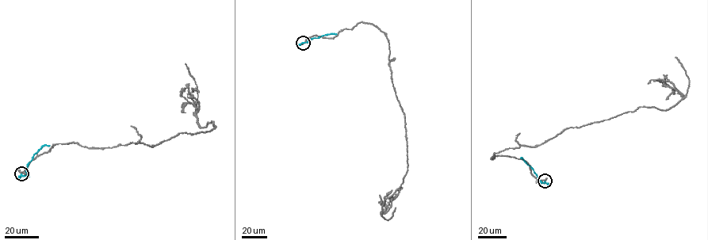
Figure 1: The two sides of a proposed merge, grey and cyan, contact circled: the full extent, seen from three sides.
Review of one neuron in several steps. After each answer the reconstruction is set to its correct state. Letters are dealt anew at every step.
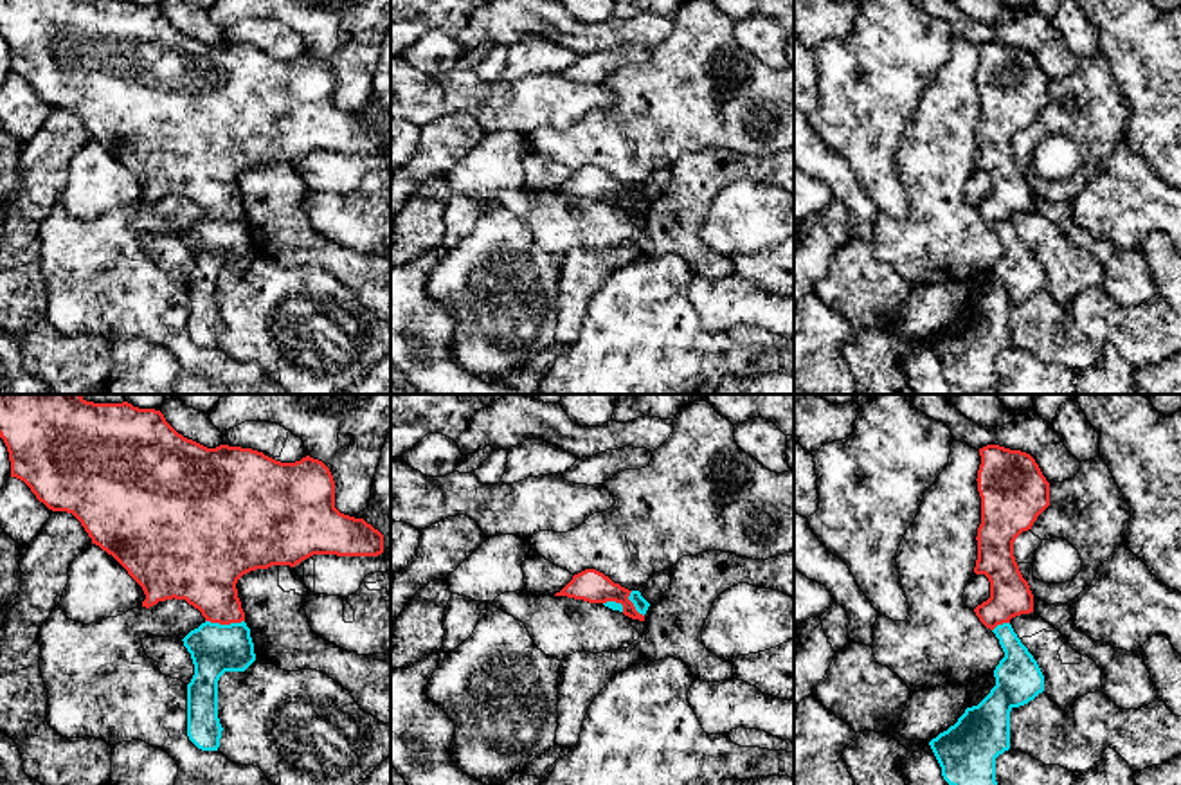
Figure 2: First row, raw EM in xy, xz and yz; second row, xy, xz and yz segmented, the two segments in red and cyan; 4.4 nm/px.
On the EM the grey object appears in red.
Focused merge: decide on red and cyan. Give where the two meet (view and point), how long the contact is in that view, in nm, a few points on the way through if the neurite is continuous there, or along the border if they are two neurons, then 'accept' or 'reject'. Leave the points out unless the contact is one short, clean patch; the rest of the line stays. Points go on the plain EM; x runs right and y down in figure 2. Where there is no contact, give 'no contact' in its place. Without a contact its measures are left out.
xy (225, 220) | 180 nm | along xy (206, 216), (220, 220), (243, 218) | reject

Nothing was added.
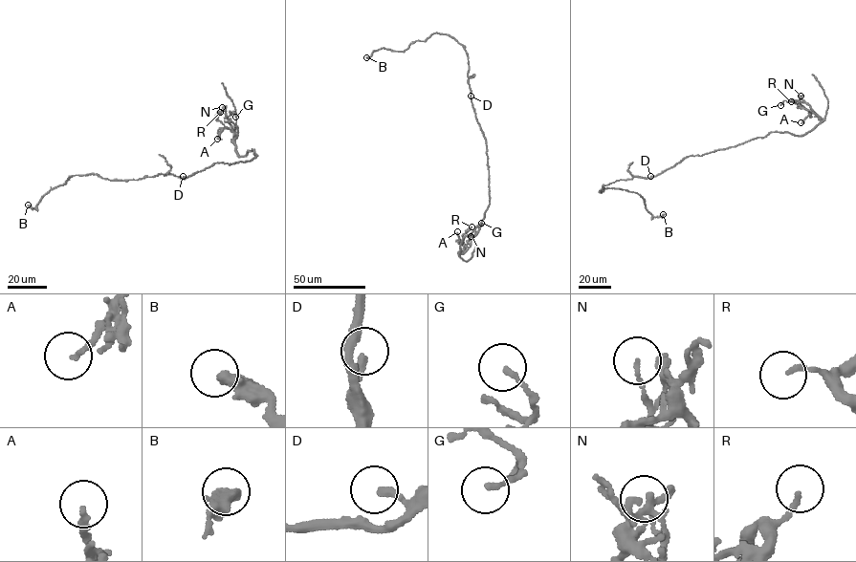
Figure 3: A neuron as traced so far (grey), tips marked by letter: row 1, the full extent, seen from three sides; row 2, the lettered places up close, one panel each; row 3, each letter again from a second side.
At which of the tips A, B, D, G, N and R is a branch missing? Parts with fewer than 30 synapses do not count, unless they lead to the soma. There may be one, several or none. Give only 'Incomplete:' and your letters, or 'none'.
Incomplete: none

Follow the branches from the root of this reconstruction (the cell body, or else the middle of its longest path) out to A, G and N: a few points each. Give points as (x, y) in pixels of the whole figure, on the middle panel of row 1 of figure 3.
A: (477, 121), (486, 140), (489, 204), (481, 222), (464, 237), (460, 252), (464, 247), (457, 231)
G: (477, 121), (486, 140), (489, 204), (481, 222), (464, 237), (459, 252), (477, 233), (481, 223)
N: (477, 121), (486, 140), (489, 204), (481, 222), (464, 237), (459, 252), (471, 236)

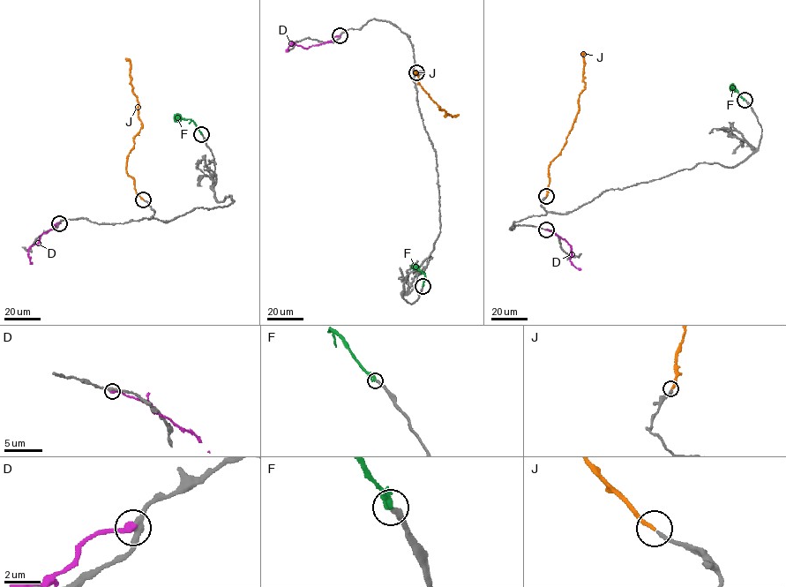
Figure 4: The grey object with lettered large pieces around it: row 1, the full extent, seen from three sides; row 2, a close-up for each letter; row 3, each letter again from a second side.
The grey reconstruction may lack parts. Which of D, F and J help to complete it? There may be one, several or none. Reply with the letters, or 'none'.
J

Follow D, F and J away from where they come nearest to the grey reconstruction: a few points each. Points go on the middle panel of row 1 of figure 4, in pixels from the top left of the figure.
D: (340, 35), (308, 48), (292, 42), (288, 52)
F: (422, 286), (424, 273), (413, 265)
J: (416, 72), (422, 89), (439, 110), (446, 111), (445, 116), (454, 116)

